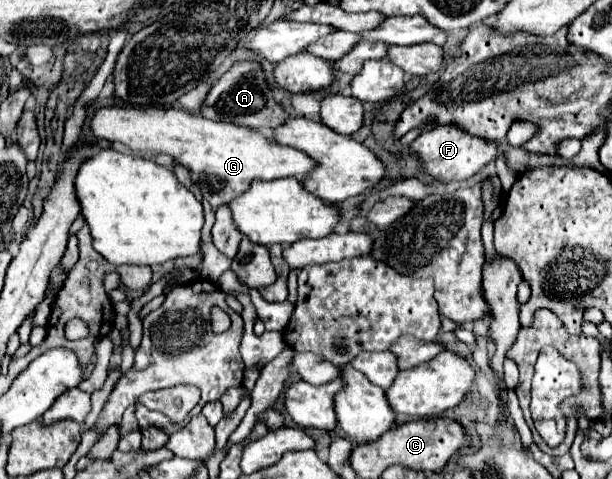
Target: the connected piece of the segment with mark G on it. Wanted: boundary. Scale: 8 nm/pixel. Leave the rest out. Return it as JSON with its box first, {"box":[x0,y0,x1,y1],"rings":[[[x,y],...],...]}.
{"box":[91,105,311,209],"rings":[[[119,105],[101,107],[91,117],[91,131],[97,139],[105,139],[109,143],[121,143],[141,155],[145,155],[145,153],[169,155],[173,163],[189,169],[191,181],[199,185],[203,199],[209,201],[209,205],[213,209],[233,201],[235,197],[239,197],[239,193],[247,191],[255,177],[263,177],[265,181],[279,179],[279,177],[291,177],[291,175],[303,177],[303,173],[307,173],[307,169],[311,169],[311,159],[305,153],[299,153],[297,149],[271,145],[271,141],[267,141],[267,137],[263,137],[261,133],[255,133],[247,127],[239,127],[235,123],[211,121],[201,115],[187,113],[187,111],[175,109],[175,107],[133,107],[133,105],[129,105],[129,107],[119,107]]]}

